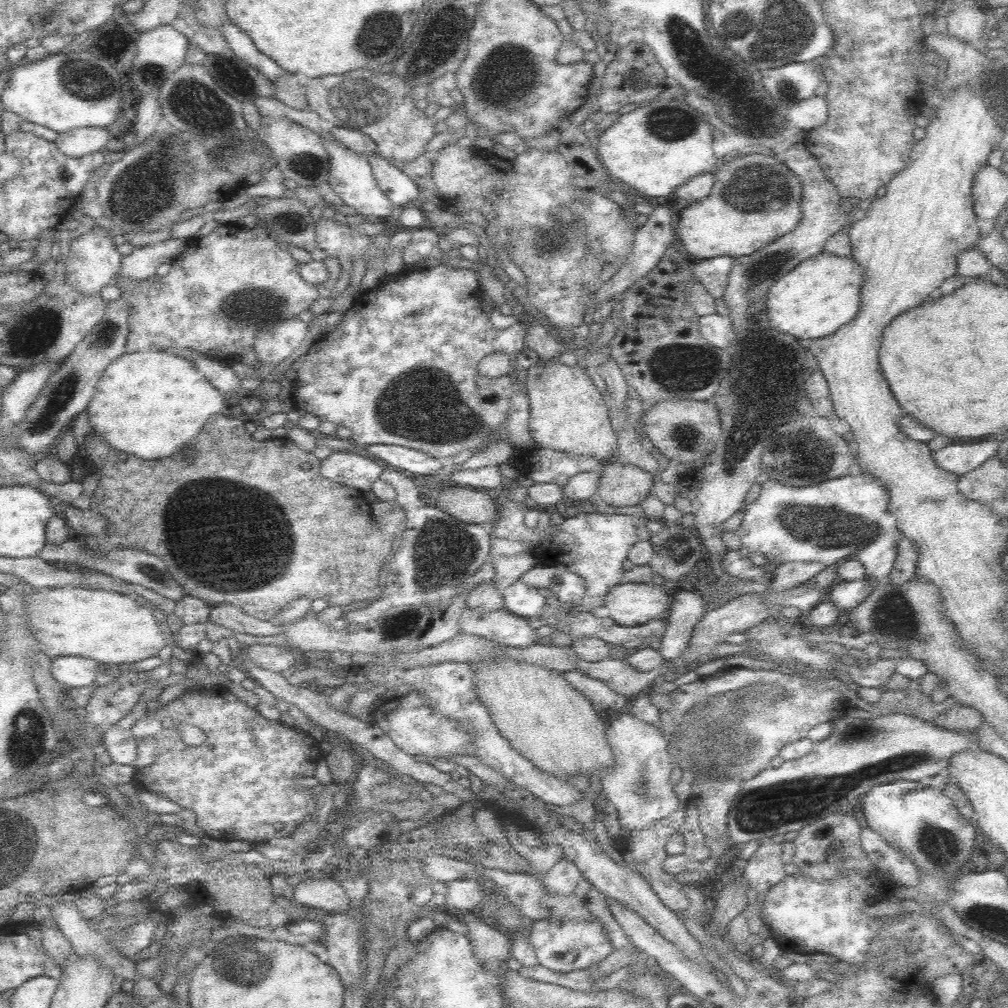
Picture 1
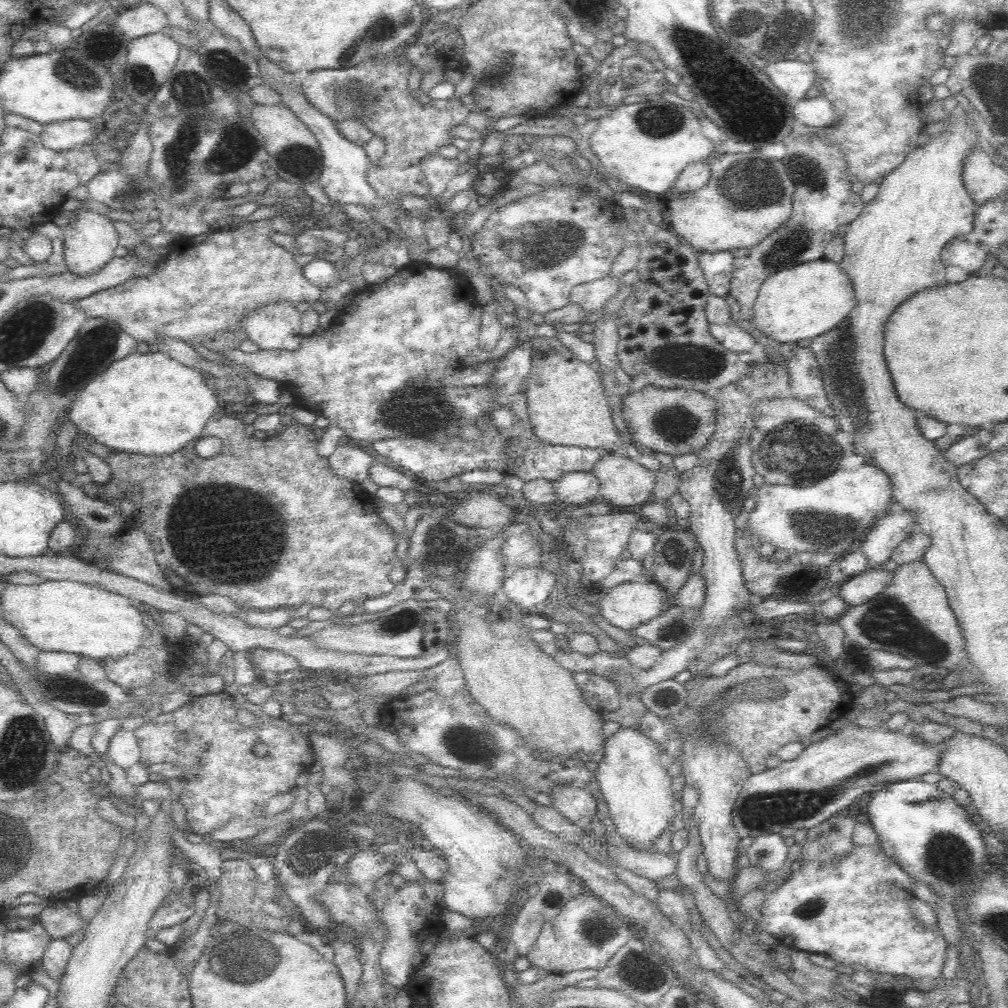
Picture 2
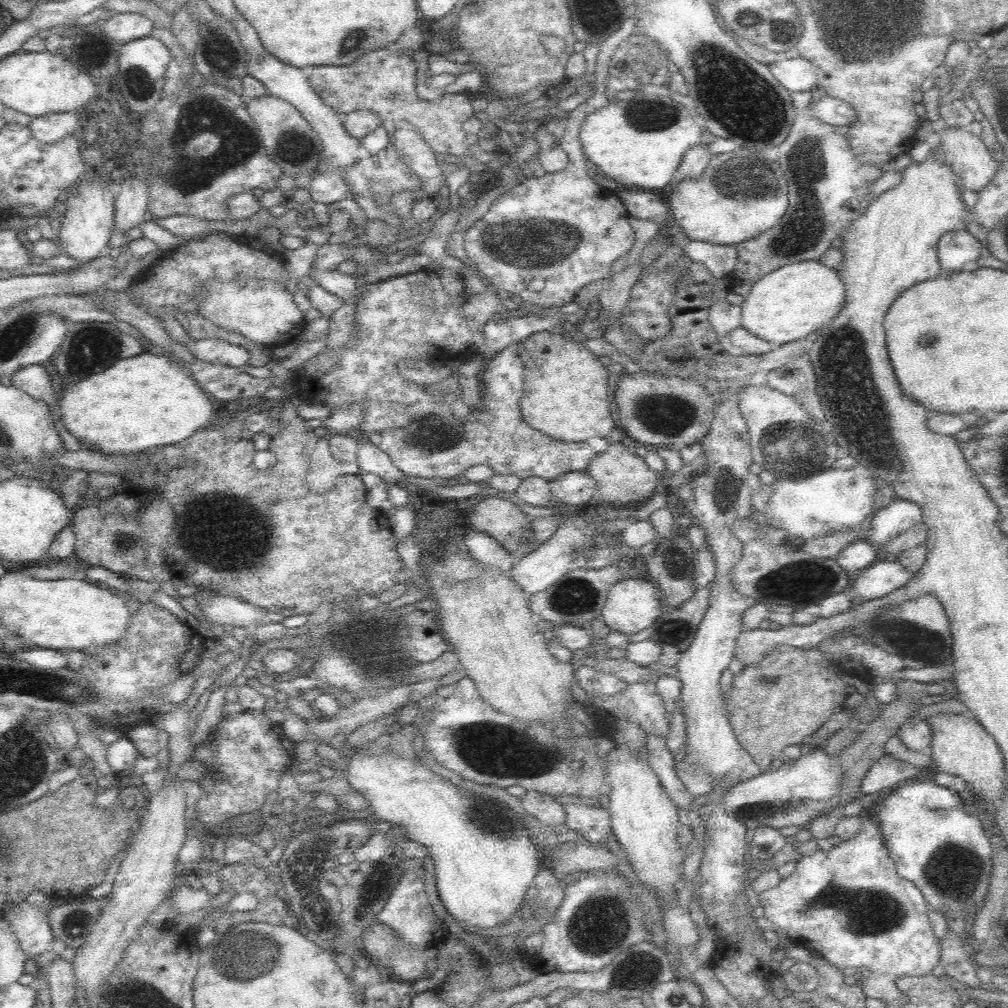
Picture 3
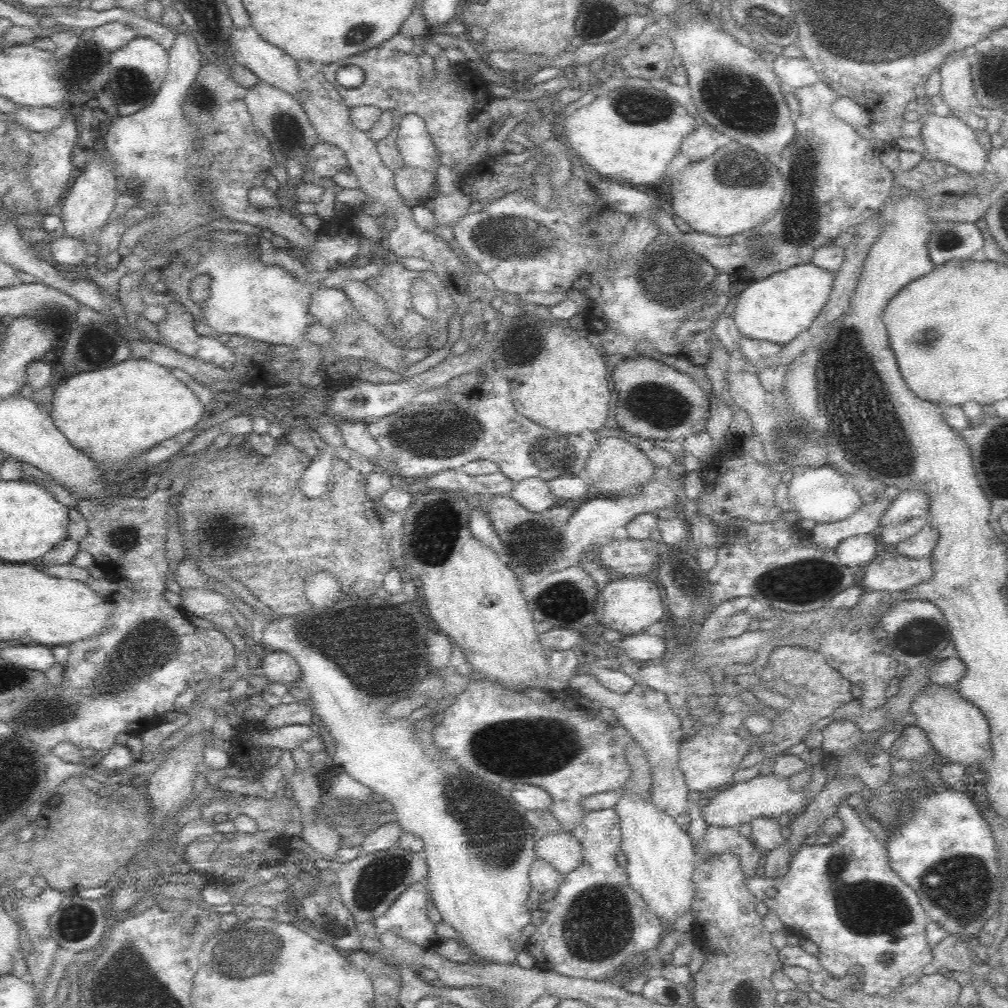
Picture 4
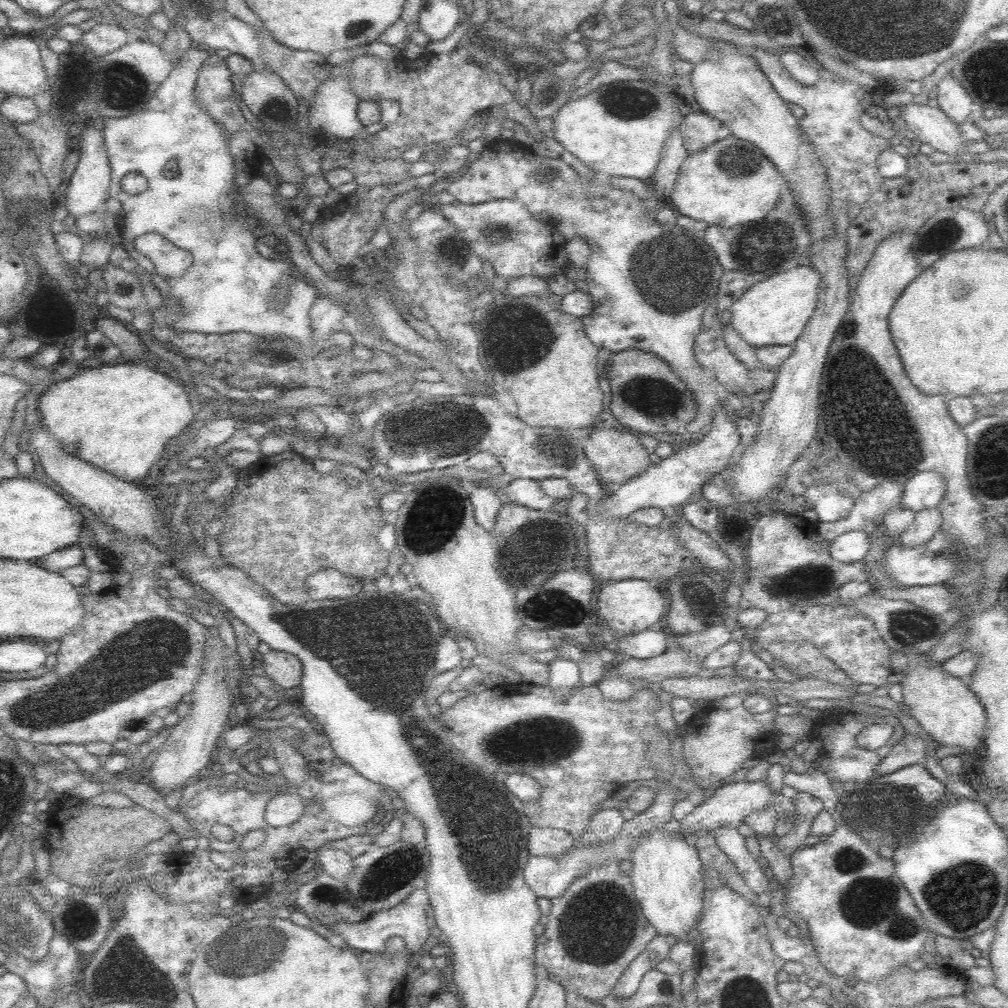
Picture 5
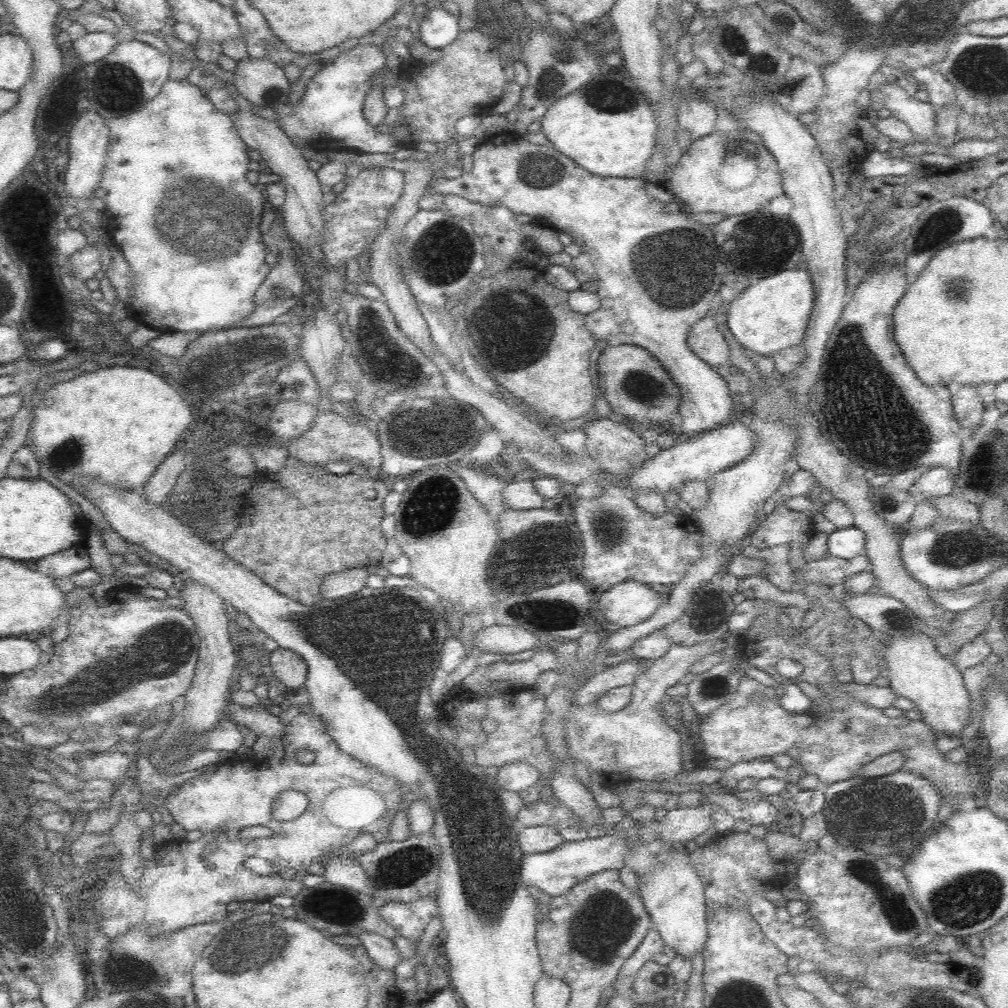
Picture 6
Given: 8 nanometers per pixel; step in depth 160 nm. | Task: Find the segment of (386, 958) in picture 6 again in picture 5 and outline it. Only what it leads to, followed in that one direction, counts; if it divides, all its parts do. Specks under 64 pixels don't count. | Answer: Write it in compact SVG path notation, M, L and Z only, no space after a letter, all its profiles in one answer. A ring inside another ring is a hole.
M419 888L411 892L400 904L380 912L376 911L366 917L365 920L333 924L334 934L339 934L342 940L358 953L362 951L373 953L384 951L384 944L388 938L400 936L405 942L405 949L411 955L418 952L430 936L432 920L426 916L426 909L429 906L429 896L426 889Z

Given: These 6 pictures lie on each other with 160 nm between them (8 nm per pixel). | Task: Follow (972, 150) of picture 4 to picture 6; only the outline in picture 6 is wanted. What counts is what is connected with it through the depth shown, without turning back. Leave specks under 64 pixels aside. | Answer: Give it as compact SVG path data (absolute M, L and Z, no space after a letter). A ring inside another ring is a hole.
M895 83L878 86L874 92L873 89L871 92L871 97L882 94L884 108L892 113L892 117L905 122L910 131L916 135L916 141L925 143L938 139L935 135L934 106L908 96L908 92Z

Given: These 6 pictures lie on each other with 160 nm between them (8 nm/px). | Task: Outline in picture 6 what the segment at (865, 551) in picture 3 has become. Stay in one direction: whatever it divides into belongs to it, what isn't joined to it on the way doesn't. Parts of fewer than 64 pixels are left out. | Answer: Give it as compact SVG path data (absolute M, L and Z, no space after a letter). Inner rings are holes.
M854 526L843 529L831 529L827 539L830 555L852 559L865 551L865 535Z

